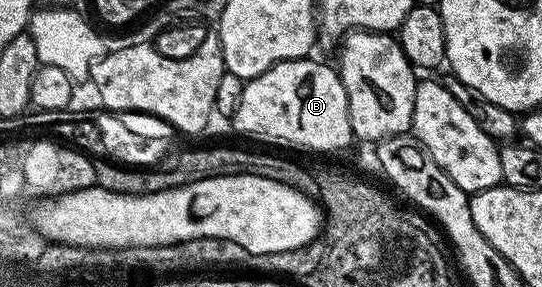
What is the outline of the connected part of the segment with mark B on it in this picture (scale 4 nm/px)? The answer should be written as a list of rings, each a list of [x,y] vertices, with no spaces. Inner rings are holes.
[[[315,57],[286,59],[255,79],[246,80],[241,93],[241,105],[237,105],[233,122],[243,135],[252,135],[255,139],[272,139],[275,143],[284,143],[287,147],[304,147],[307,151],[339,151],[353,143],[345,85],[334,66],[326,67],[318,63]]]

